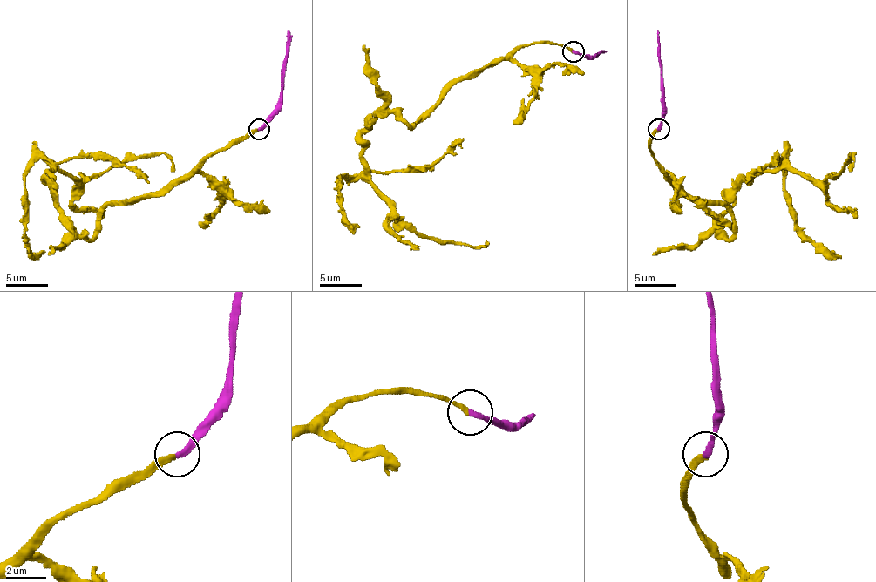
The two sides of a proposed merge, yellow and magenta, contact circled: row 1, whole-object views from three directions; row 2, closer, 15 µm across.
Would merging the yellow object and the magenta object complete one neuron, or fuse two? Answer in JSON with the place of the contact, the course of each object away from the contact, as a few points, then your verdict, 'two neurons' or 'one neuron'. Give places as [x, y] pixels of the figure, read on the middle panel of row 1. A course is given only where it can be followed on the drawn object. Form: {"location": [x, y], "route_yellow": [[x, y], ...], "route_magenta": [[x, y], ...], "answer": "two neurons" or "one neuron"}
{"location": [573, 51], "route_yellow": [[572, 50], [514, 46], [412, 125], [381, 112], [362, 136], [372, 188], [397, 216], [431, 240], [485, 241]], "route_magenta": [[573, 50], [594, 55], [603, 50]], "answer": "one neuron"}

